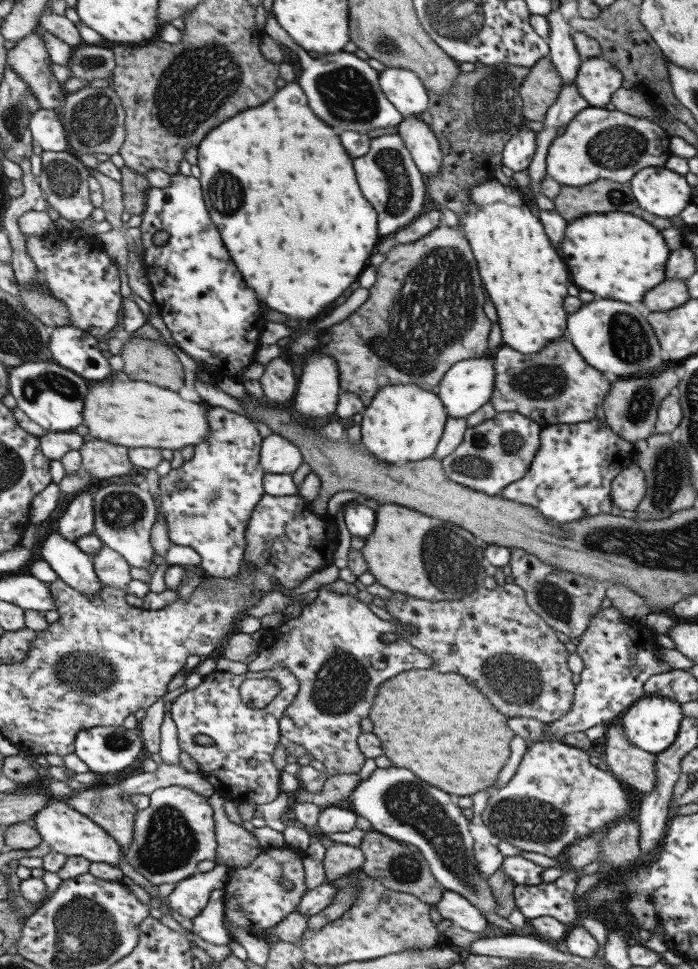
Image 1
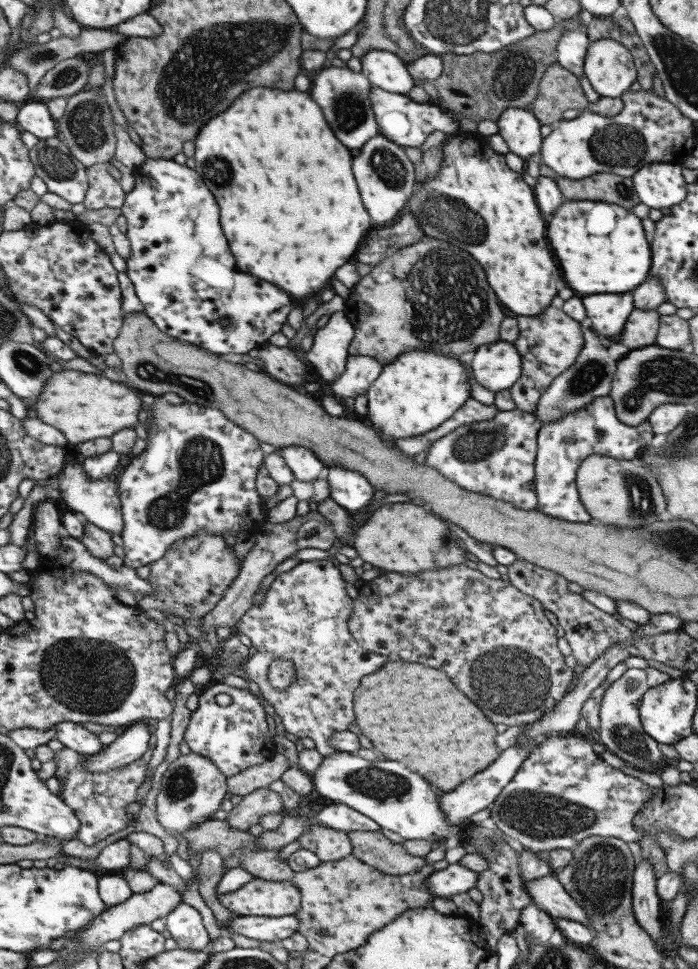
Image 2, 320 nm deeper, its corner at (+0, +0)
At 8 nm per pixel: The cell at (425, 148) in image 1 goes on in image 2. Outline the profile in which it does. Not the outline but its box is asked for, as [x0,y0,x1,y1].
[368,87,458,147]

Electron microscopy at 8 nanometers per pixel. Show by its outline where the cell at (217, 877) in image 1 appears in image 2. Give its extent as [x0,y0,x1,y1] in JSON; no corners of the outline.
[164,902,210,950]

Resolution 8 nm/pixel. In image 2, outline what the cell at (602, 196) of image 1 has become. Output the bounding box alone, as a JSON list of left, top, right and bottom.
[557,173,637,208]

